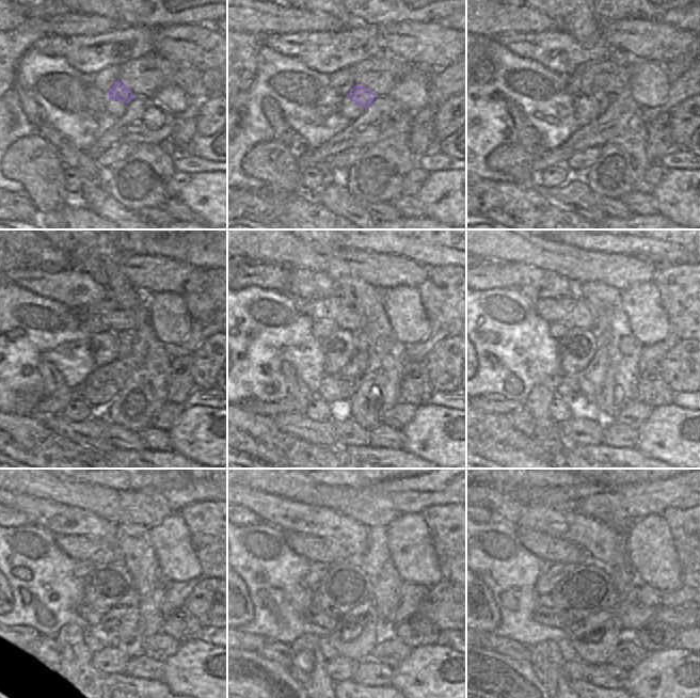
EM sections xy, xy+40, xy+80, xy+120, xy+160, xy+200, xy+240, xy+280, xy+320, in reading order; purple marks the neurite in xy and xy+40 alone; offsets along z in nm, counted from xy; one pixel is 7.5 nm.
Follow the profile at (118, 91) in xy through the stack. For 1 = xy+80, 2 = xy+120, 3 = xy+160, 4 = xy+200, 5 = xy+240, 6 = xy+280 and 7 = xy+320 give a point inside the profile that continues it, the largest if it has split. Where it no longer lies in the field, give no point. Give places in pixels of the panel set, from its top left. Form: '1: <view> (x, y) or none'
1: xy+80 (603, 98)
2: xy+120 (125, 338)
3: xy+160 (354, 370)
4: xy+200 (594, 373)
5: xy+240 (124, 616)
6: xy+280 (354, 637)
7: xy+320 (594, 639)

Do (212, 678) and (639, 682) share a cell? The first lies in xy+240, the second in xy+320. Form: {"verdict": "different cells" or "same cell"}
{"verdict": "same cell"}

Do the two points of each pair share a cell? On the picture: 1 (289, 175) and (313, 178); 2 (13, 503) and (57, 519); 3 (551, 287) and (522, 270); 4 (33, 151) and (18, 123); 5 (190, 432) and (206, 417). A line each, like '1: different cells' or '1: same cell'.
1: different cells
2: same cell
3: same cell
4: different cells
5: same cell

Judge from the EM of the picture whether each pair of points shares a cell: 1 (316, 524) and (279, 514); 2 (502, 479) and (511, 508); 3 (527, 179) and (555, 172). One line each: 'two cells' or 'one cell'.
1: one cell
2: two cells
3: two cells

